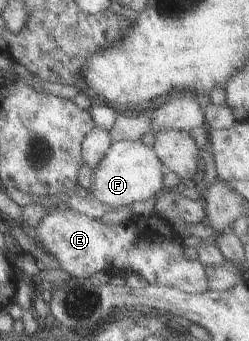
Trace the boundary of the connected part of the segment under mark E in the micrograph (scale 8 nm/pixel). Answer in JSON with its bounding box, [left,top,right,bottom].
[35,205,208,293]

